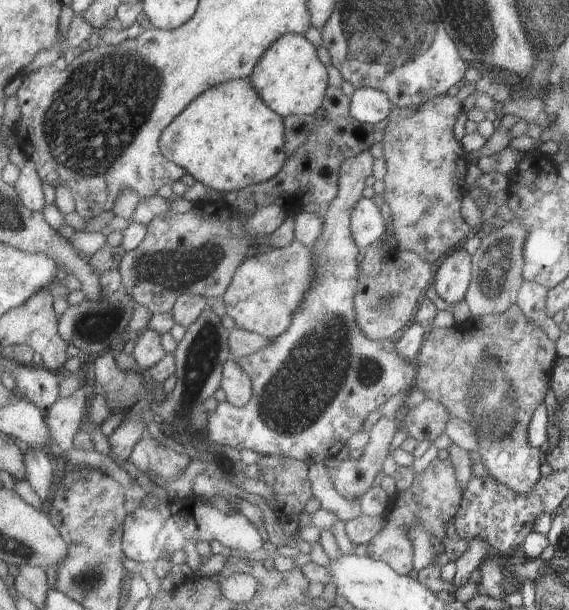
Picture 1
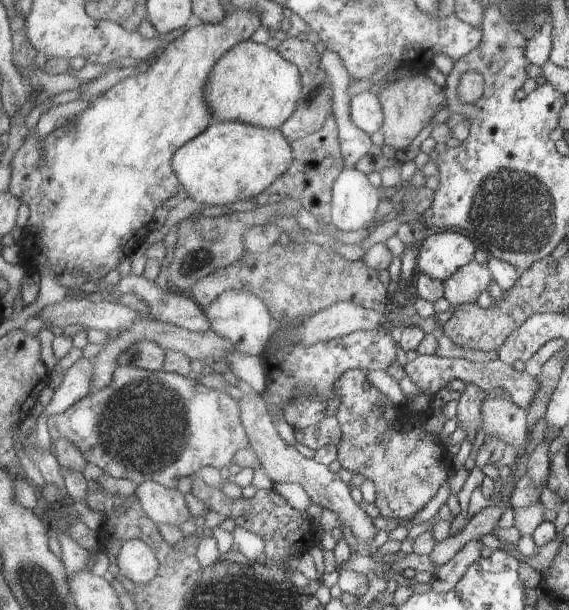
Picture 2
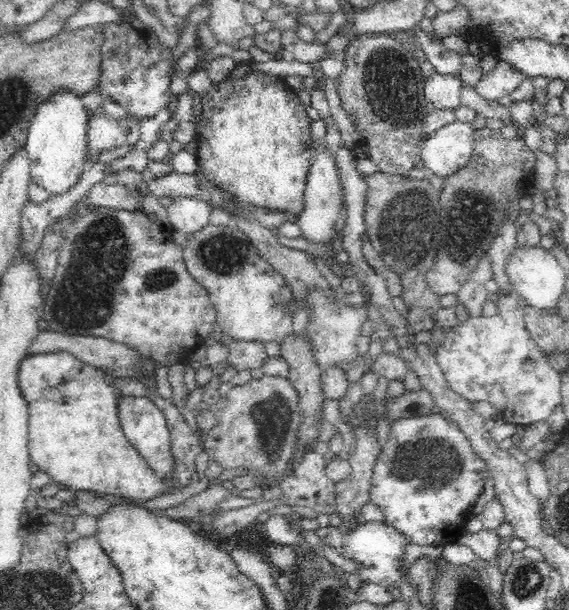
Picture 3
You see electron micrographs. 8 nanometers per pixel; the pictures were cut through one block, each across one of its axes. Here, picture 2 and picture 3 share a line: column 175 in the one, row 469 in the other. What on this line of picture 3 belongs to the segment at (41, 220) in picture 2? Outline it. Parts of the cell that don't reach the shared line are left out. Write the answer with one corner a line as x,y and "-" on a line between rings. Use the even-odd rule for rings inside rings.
68,351
34,354
20,362
18,384
24,400
28,401
27,447
30,461
63,488
117,496
123,501
152,500
174,488
188,486
190,476
196,472
194,458
204,453
203,443
186,423
174,401
163,398
156,391
157,384
152,378
158,366
160,364
145,359
136,374
124,374
124,377
147,378
143,383
149,386
149,400
165,417
169,428
169,452
175,462
175,469
169,477
158,477
124,435
118,410
123,394
114,385
115,374
84,363

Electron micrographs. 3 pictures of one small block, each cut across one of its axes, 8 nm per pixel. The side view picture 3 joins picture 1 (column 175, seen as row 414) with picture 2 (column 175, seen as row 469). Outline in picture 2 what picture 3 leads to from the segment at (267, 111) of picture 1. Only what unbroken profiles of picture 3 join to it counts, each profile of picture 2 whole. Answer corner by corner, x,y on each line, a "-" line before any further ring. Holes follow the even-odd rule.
213,122
202,132
176,150
172,156
172,168
183,183
183,190
188,198
194,199
203,206
230,206
240,200
252,200
267,190
280,175
289,170
294,162
294,153
290,150
286,137
280,129
242,124
242,122

